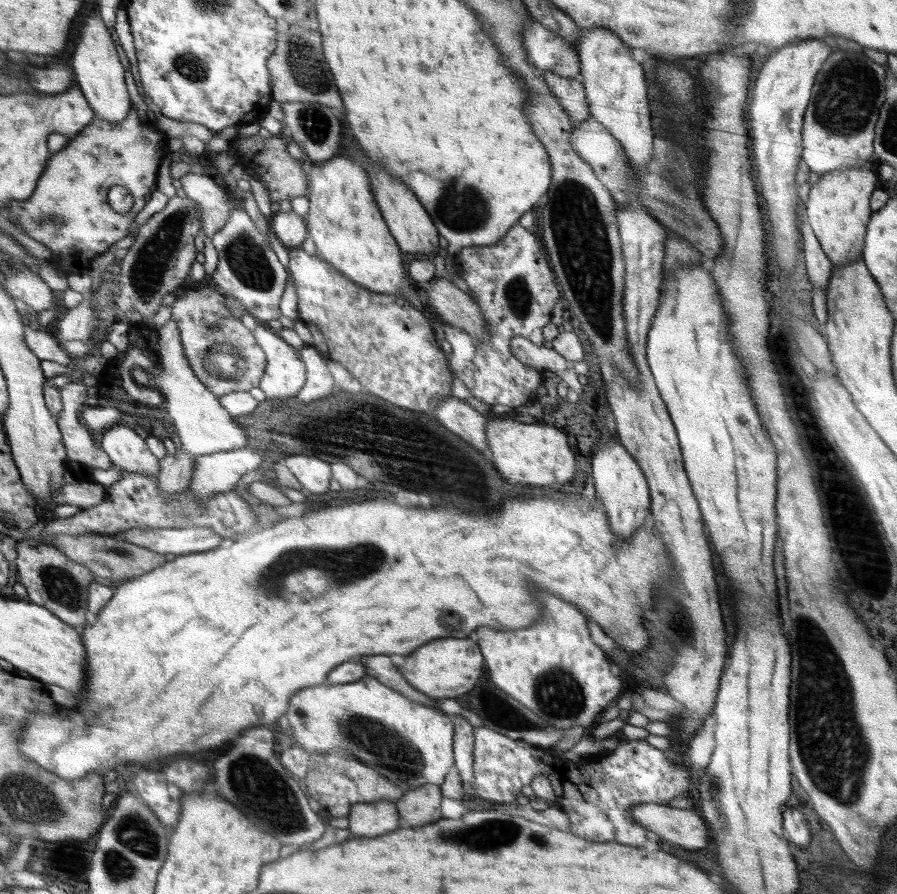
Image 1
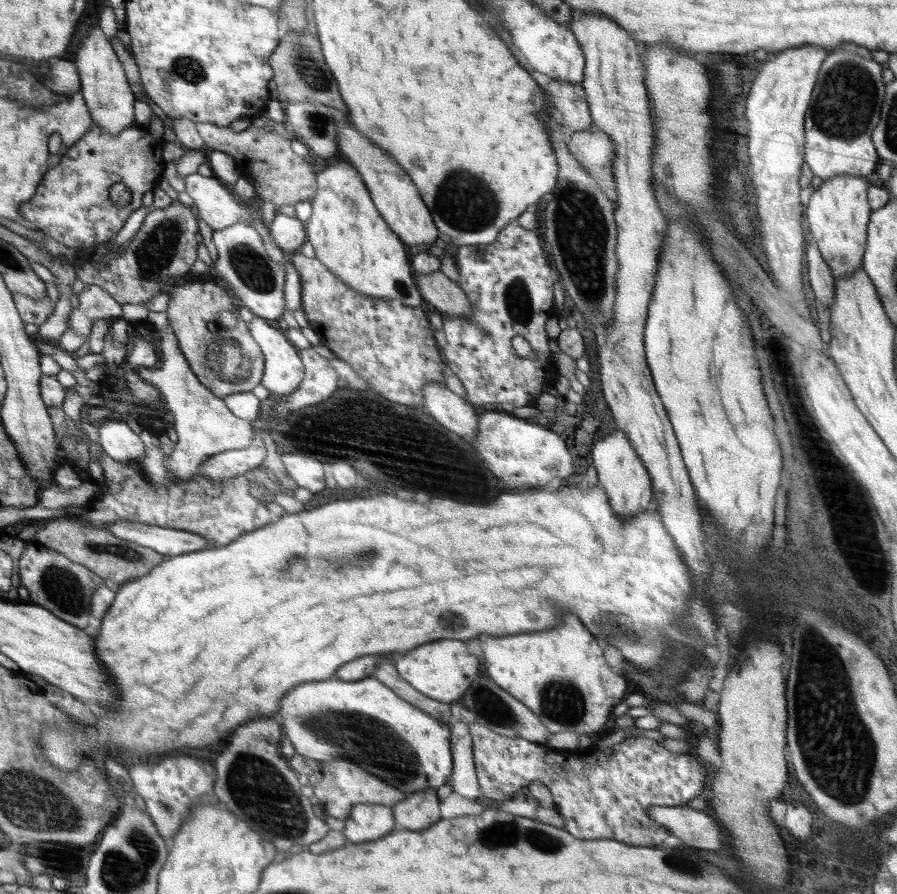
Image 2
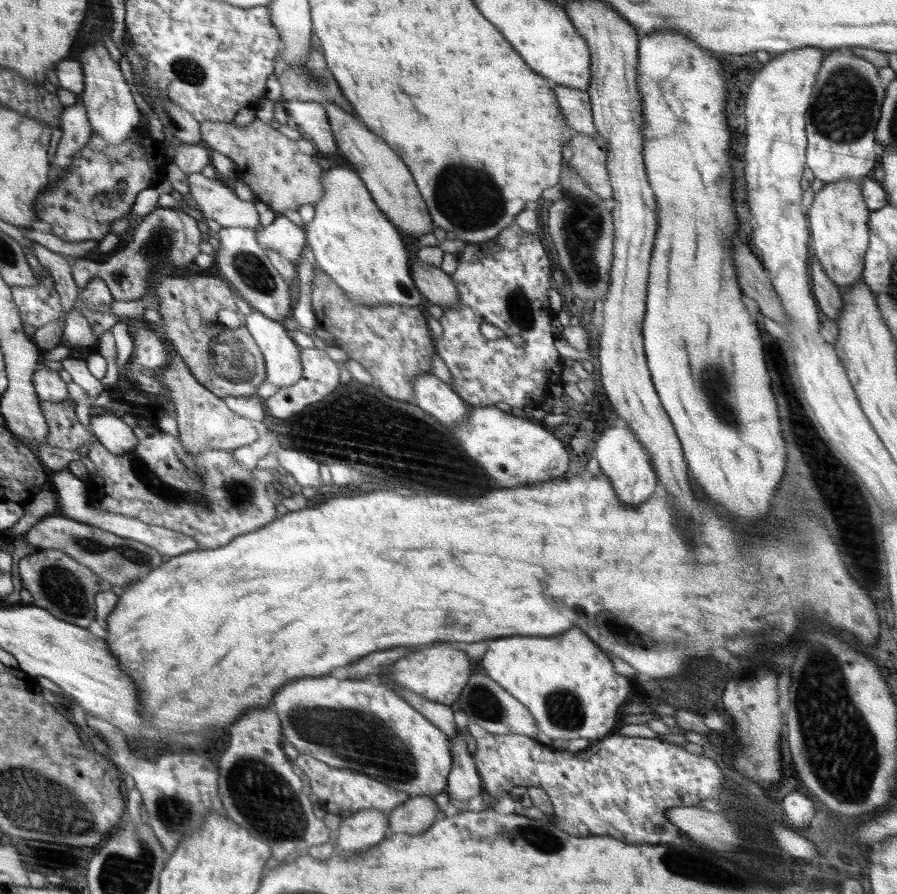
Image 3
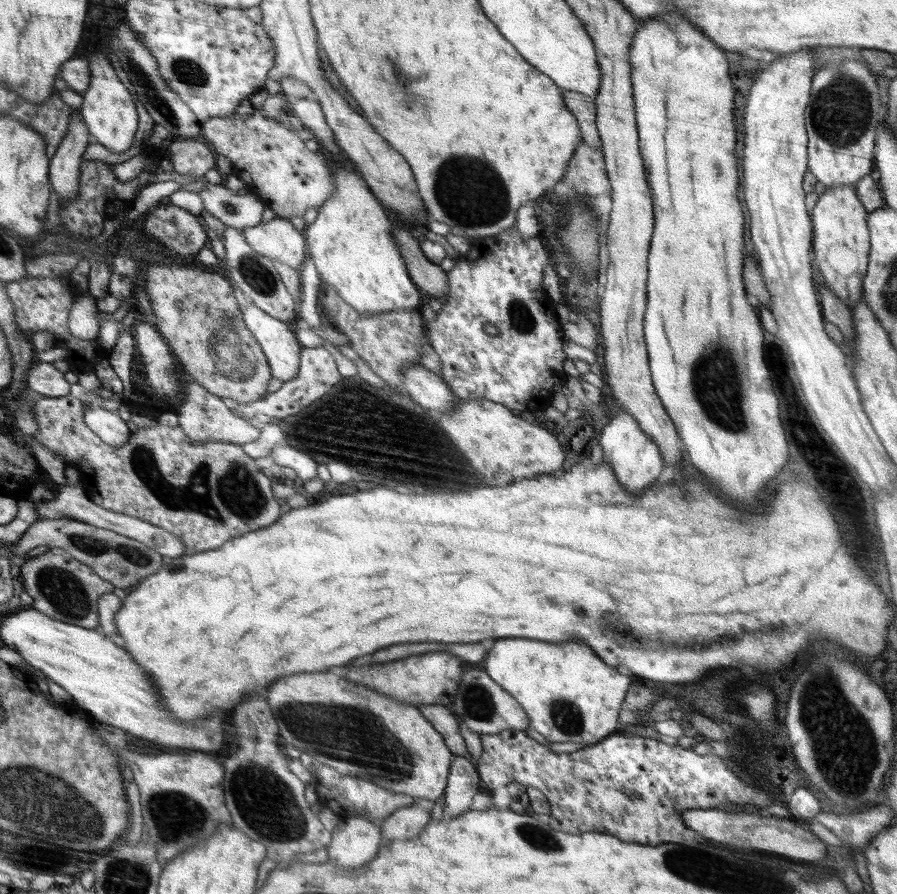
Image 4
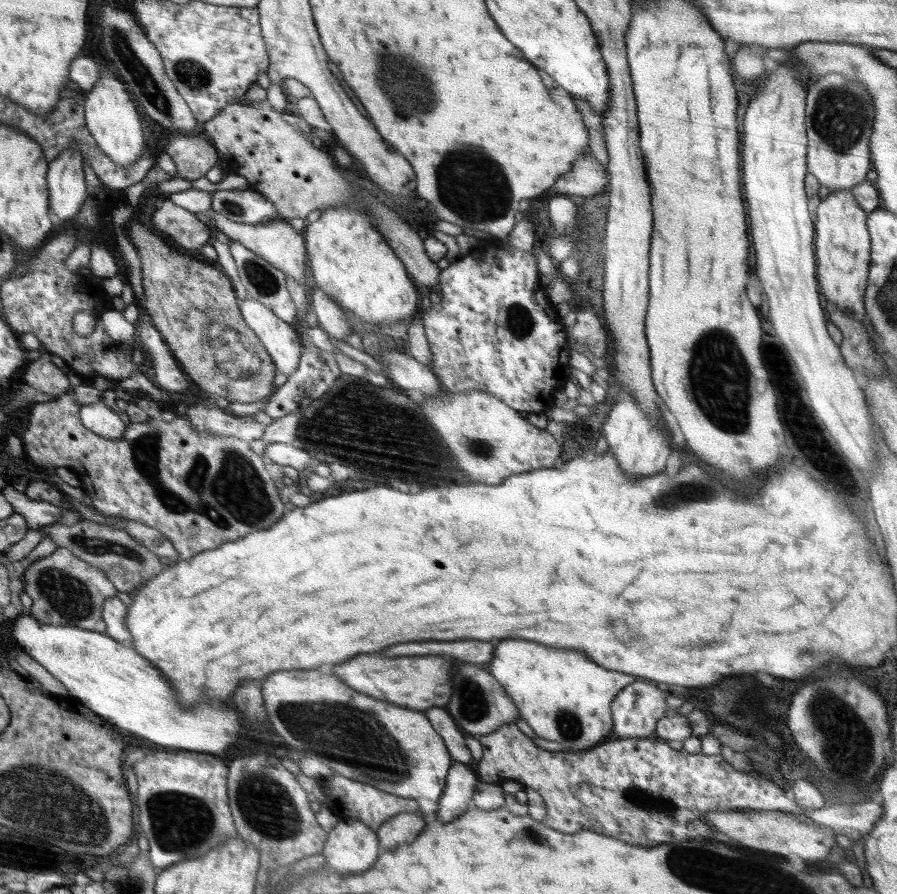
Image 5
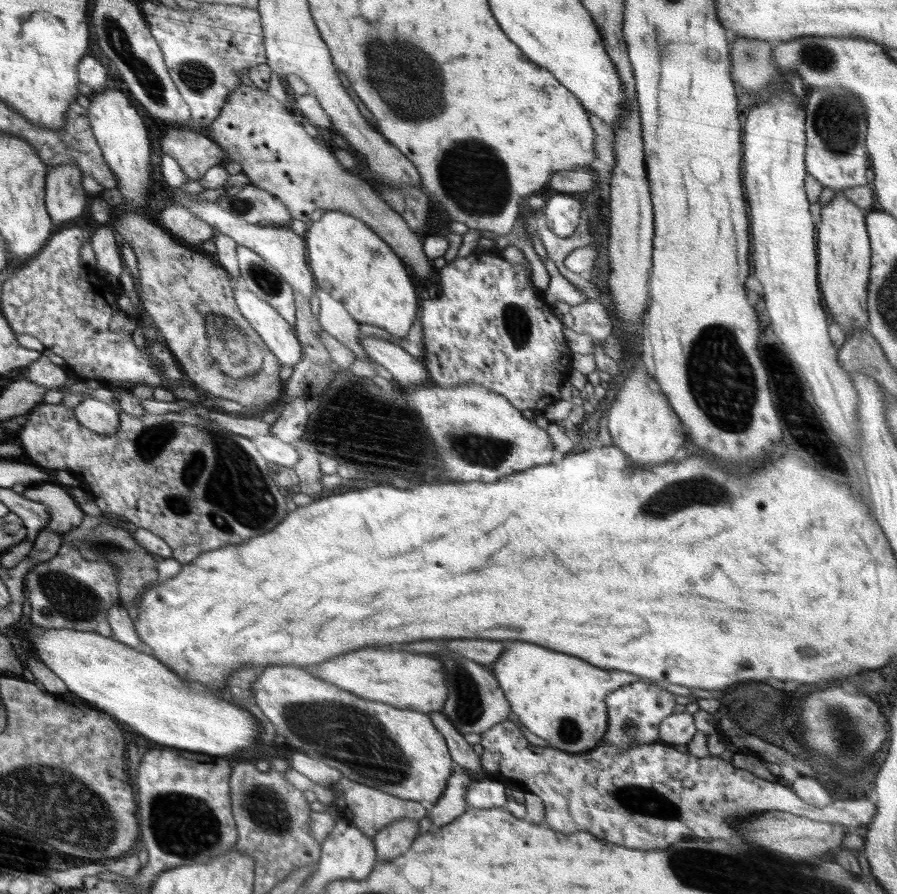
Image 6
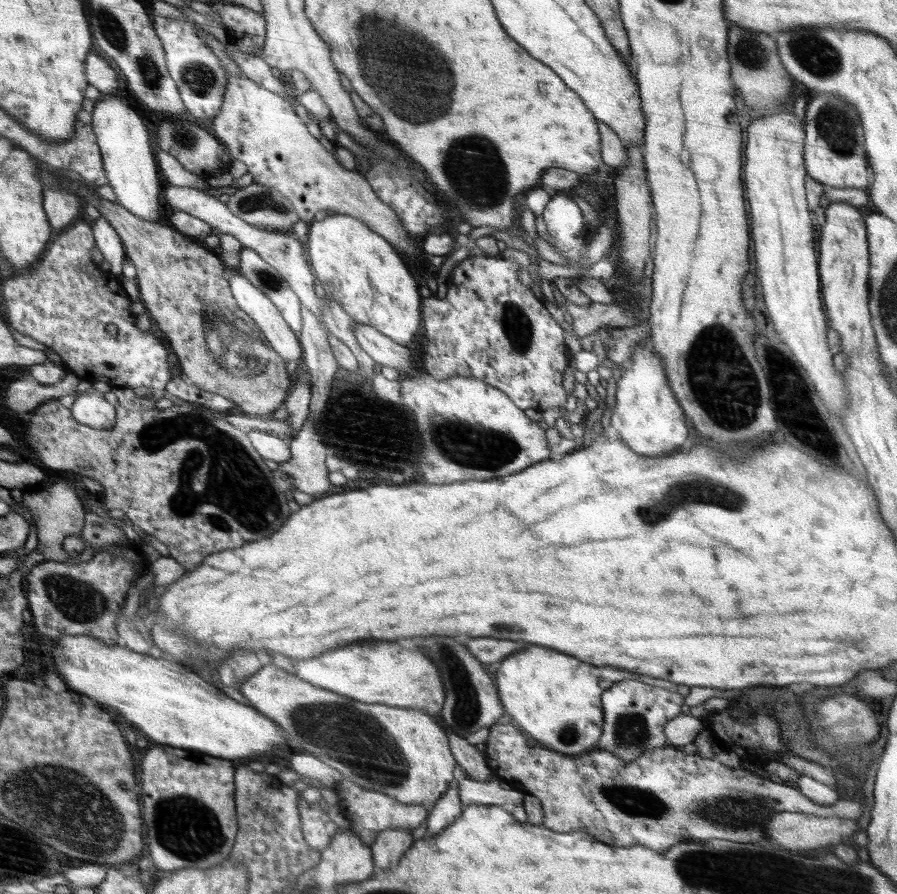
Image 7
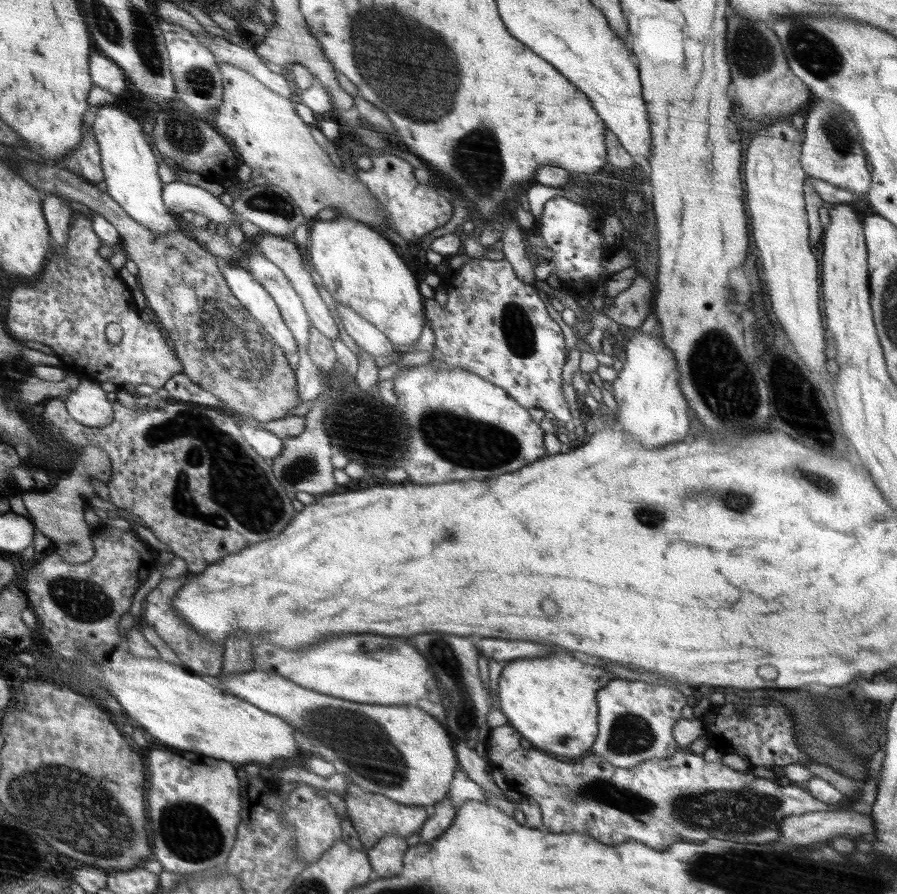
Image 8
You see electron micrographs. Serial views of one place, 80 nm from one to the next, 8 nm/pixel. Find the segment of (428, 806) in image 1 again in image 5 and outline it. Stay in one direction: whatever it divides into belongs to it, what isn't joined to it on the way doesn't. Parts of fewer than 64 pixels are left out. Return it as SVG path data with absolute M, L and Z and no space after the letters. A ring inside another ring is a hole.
M400 813L375 831L379 834L380 846L385 851L394 848L396 844L410 844L426 827L424 815L420 813Z

